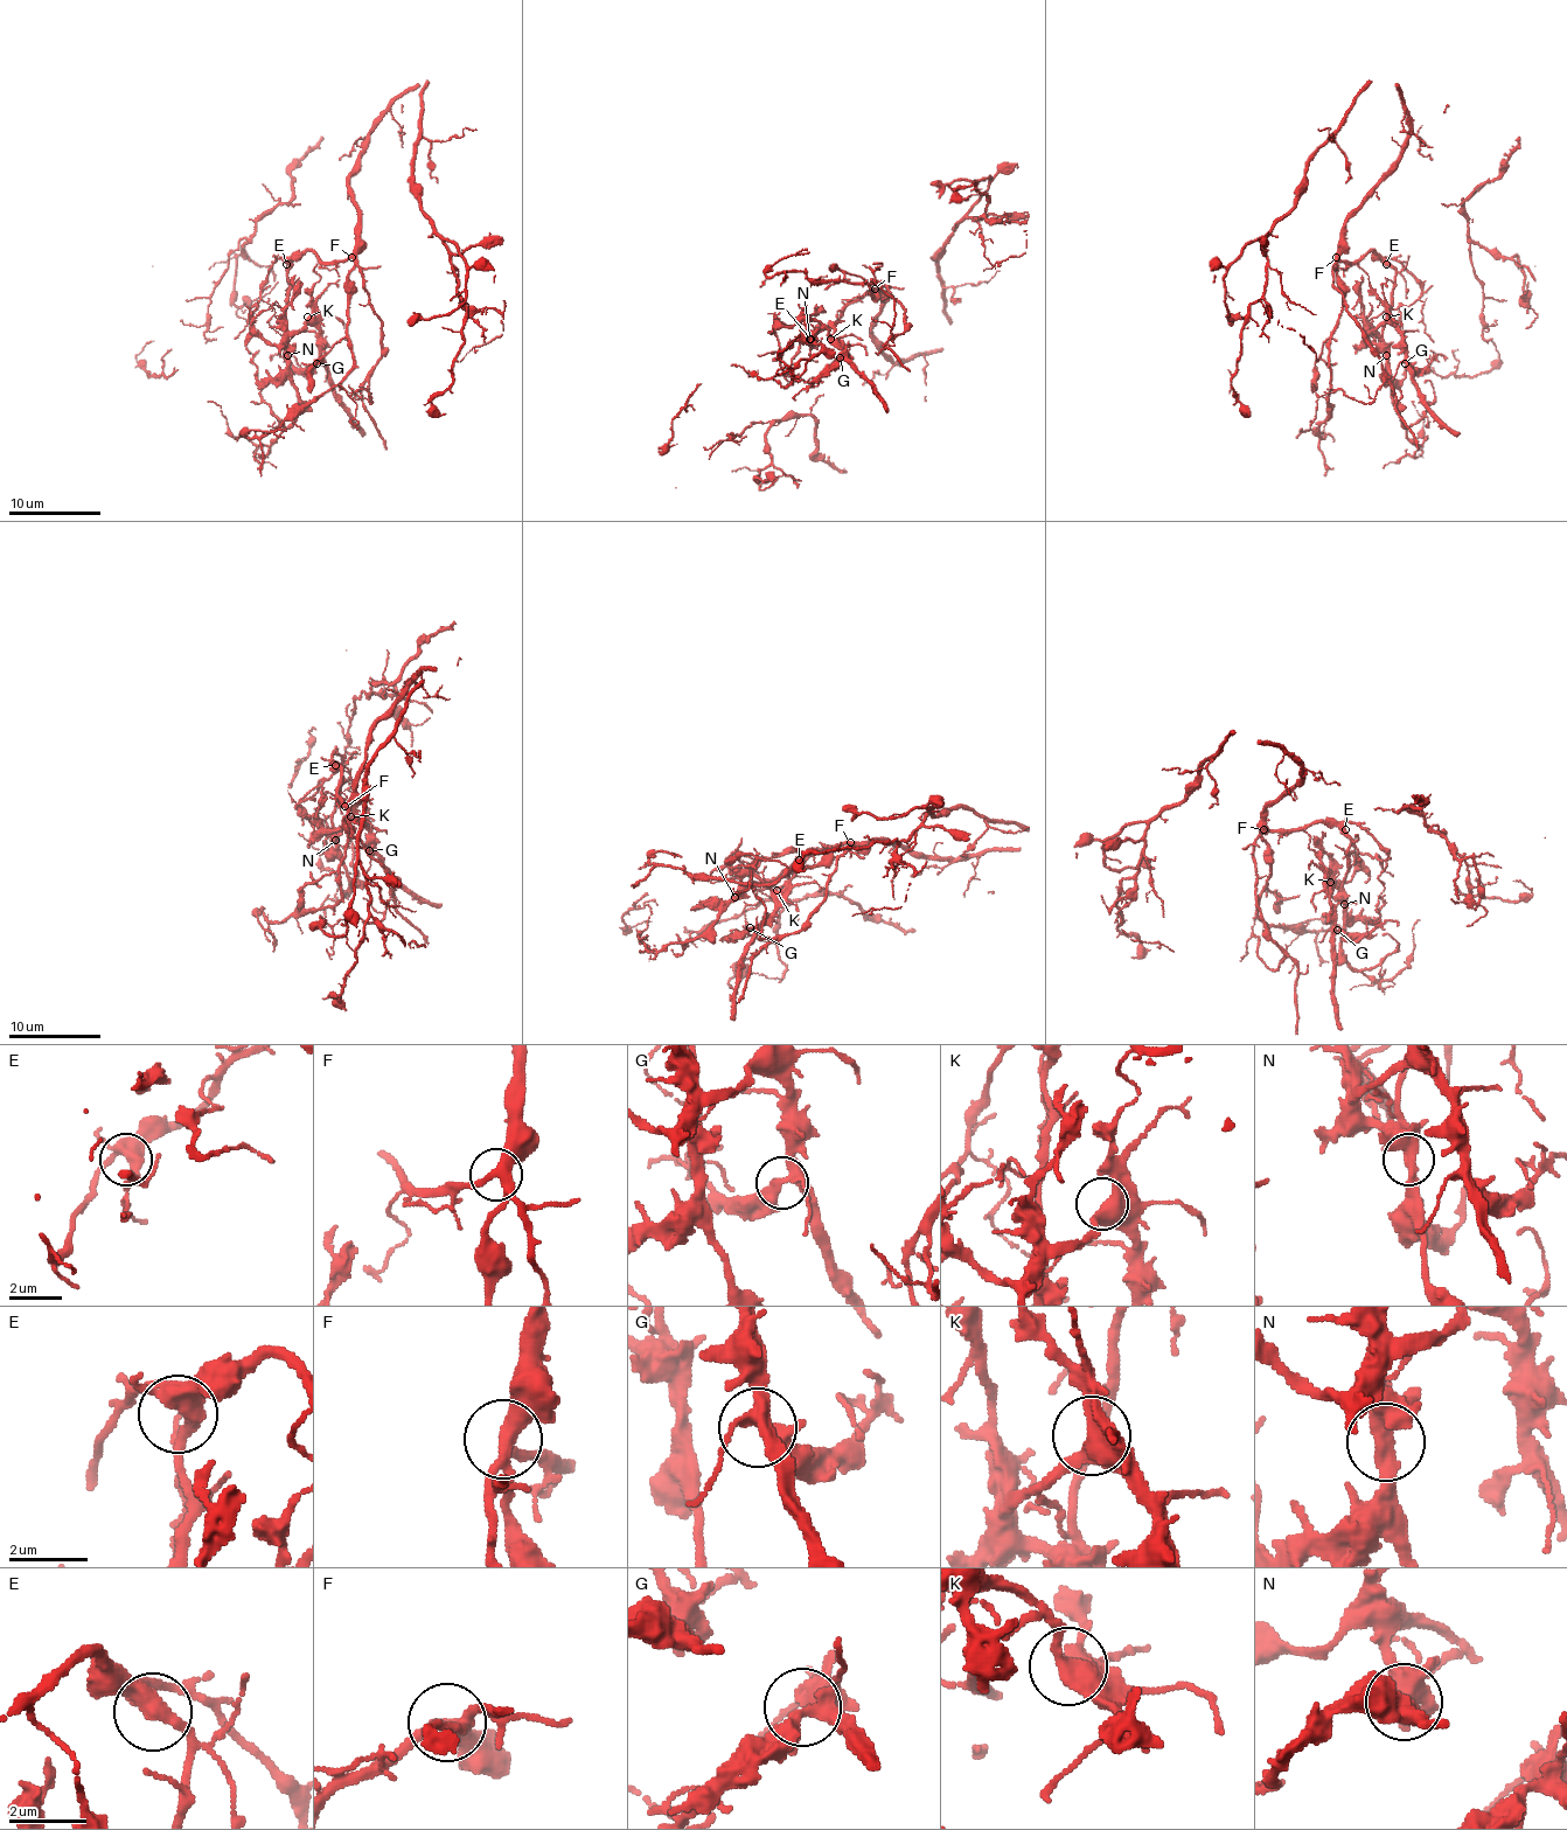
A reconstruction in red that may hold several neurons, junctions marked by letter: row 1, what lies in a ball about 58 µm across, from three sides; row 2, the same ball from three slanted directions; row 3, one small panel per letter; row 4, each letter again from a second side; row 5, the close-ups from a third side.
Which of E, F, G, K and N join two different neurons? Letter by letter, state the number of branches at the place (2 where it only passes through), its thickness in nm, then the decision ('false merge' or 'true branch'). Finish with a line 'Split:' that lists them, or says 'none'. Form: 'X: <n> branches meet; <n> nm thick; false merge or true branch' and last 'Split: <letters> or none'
E: 4 branches meet; 420 nm thick; true branch
F: 4 branches meet; 320 nm thick; true branch
G: 4 branches meet; 360 nm thick; true branch
K: 2 branches meet; 500 nm thick; true branch
N: 2 branches meet; 480 nm thick; false merge
Split: N

